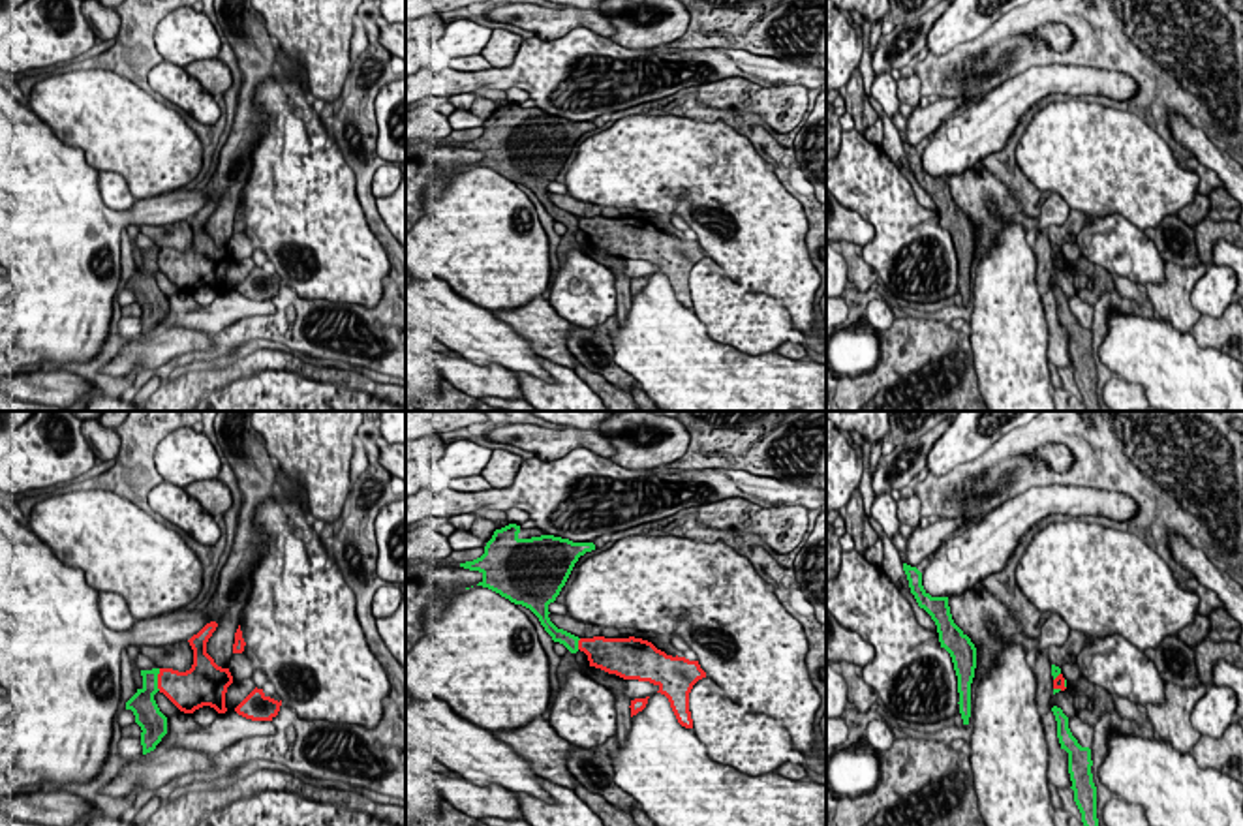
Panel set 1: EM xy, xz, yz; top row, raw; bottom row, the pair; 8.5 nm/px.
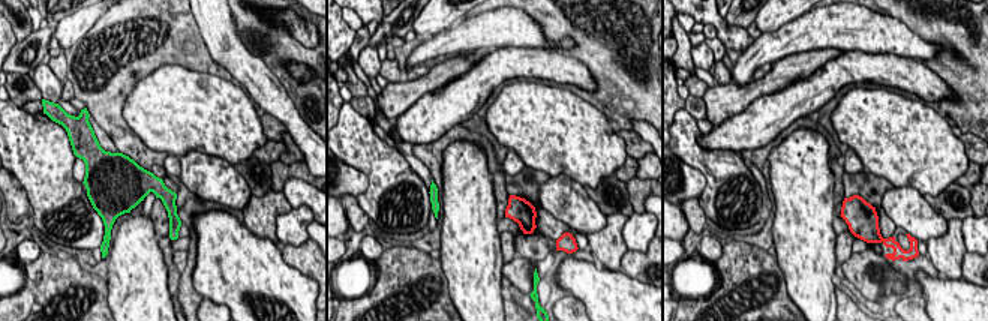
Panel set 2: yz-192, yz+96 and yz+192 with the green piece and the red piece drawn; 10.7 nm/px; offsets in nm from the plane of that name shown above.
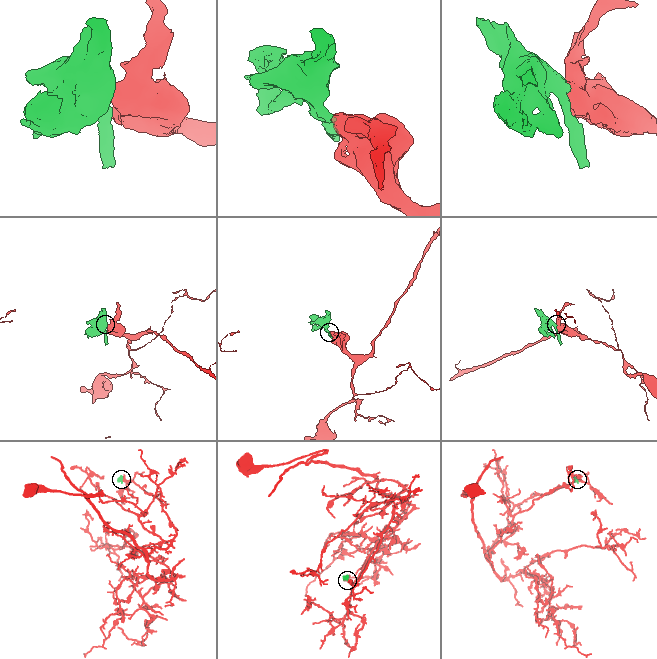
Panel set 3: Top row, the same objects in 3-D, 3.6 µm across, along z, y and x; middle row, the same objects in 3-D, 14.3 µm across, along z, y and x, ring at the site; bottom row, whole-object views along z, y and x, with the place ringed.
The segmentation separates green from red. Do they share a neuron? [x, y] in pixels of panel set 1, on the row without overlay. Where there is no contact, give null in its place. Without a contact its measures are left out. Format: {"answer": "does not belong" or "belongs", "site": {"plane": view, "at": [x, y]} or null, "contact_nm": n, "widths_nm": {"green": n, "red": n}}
{"answer": "does not belong", "site": {"plane": "xy", "at": [156, 260]}, "contact_nm": 190, "widths_nm": {"green": 220, "red": 300}}

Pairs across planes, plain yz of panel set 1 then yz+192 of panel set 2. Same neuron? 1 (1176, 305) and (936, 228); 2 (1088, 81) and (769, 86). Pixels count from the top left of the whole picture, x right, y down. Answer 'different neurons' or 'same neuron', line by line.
1: different neurons
2: different neurons

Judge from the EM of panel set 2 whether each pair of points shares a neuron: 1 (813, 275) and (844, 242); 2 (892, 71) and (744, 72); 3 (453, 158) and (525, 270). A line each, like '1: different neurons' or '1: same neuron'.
1: different neurons
2: different neurons
3: different neurons

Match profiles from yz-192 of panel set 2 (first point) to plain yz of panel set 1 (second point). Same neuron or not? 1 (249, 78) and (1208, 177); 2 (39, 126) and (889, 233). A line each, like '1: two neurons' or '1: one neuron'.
1: two neurons
2: one neuron

